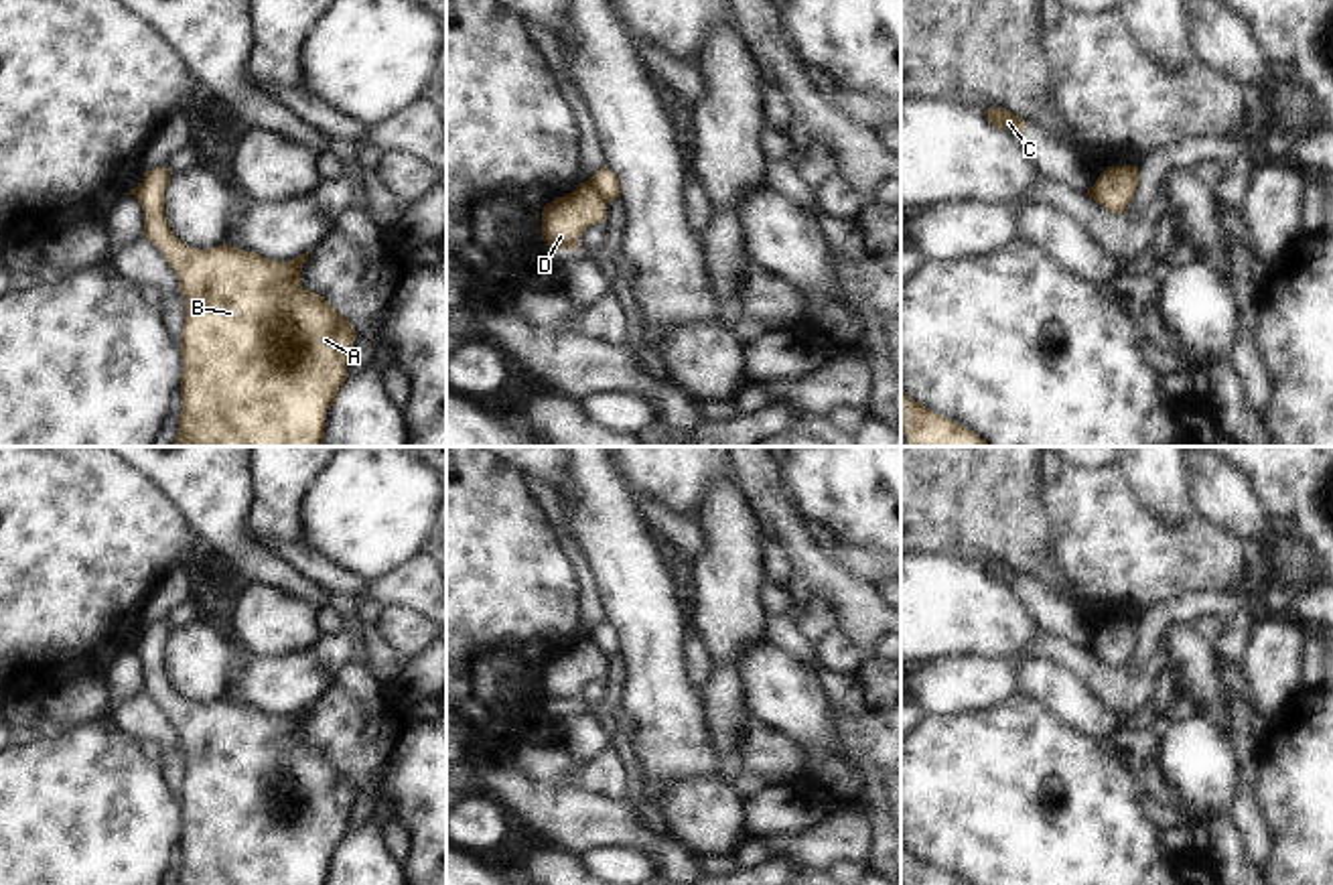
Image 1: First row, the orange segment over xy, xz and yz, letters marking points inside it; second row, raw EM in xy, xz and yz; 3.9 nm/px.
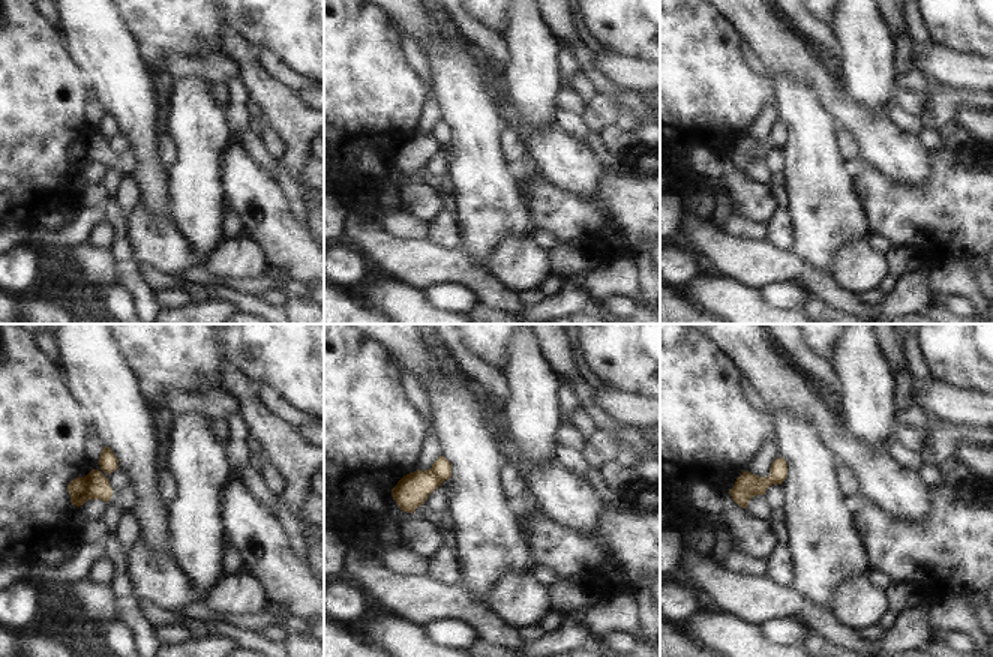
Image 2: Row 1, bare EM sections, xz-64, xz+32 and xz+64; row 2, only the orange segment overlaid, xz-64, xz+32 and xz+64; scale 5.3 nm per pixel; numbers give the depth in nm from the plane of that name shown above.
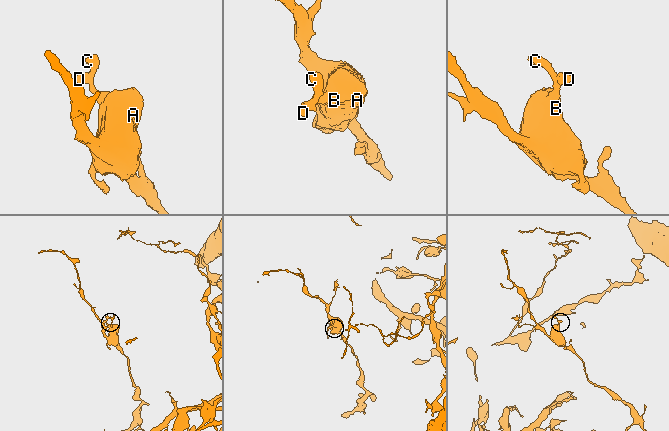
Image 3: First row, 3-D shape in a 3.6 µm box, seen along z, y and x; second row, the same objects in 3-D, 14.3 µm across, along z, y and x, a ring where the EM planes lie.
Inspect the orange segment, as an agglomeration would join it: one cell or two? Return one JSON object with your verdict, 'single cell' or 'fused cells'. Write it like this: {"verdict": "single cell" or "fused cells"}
{"verdict": "fused cells"}

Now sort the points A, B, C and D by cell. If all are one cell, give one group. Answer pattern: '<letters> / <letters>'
A B C / D

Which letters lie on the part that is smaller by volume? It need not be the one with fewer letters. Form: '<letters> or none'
D

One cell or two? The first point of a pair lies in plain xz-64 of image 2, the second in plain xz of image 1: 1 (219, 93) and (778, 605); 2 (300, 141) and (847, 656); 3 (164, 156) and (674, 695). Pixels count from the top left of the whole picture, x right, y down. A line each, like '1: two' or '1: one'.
1: one
2: two
3: two

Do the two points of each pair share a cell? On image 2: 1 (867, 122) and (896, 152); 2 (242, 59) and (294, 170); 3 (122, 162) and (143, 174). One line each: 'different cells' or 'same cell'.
1: same cell
2: same cell
3: different cells

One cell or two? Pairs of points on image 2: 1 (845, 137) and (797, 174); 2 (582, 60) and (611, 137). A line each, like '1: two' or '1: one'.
1: two
2: two

